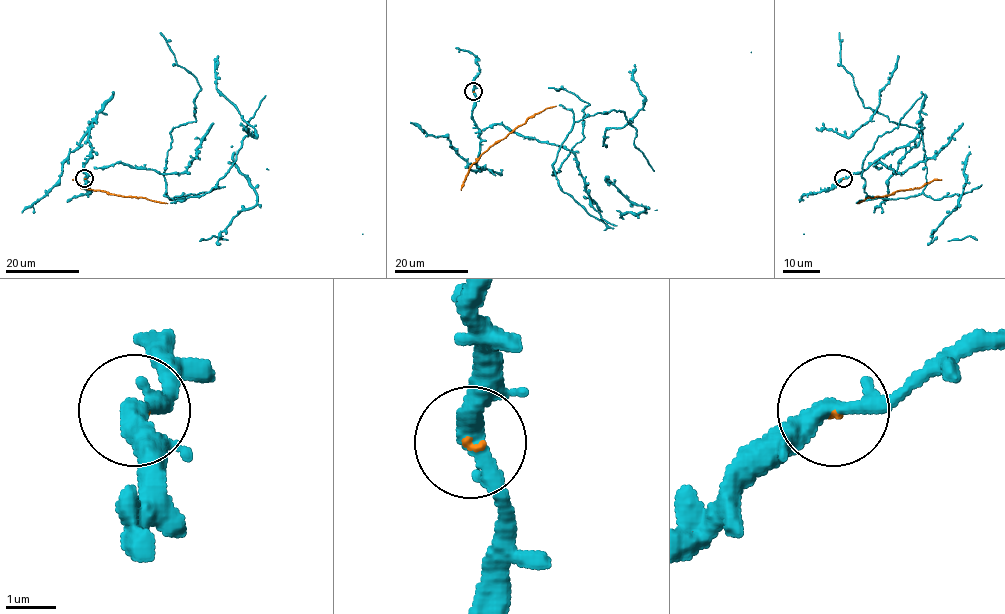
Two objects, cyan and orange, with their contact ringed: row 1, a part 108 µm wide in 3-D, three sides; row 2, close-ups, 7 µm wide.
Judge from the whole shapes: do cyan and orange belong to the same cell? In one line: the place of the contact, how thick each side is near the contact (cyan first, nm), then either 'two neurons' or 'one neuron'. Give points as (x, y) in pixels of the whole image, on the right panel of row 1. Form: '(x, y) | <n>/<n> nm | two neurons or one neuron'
(843, 178) | 380/60 nm | one neuron

